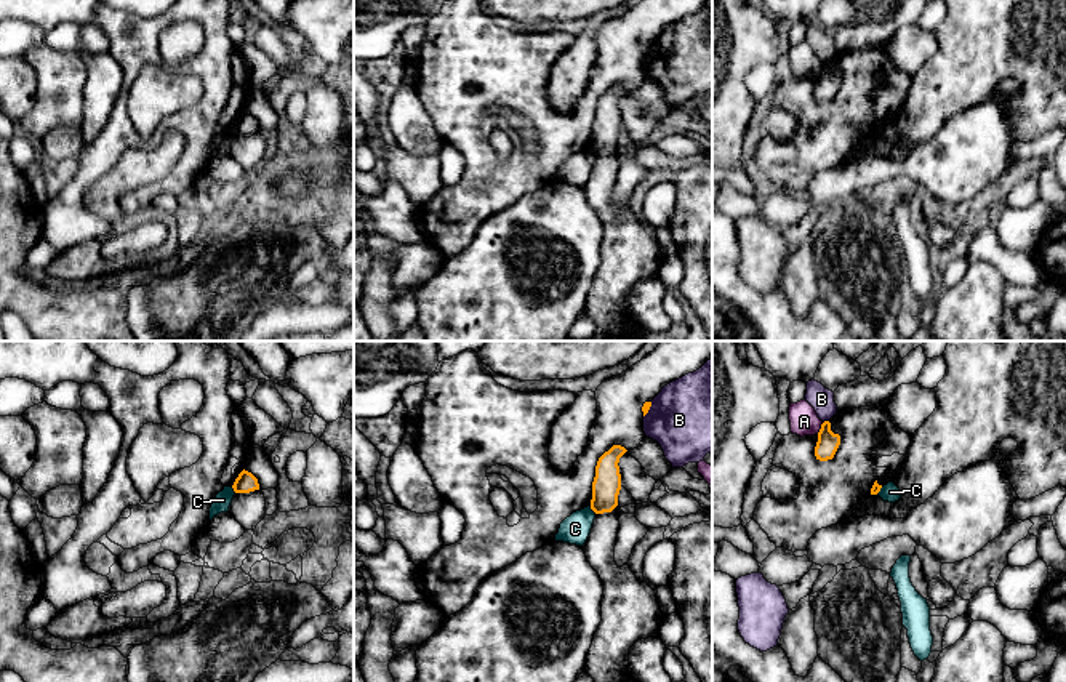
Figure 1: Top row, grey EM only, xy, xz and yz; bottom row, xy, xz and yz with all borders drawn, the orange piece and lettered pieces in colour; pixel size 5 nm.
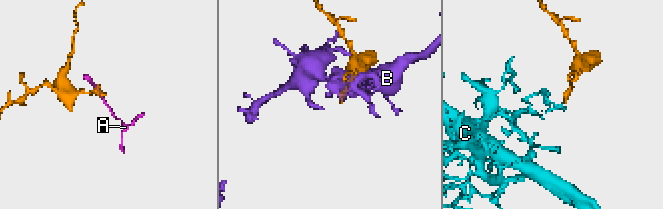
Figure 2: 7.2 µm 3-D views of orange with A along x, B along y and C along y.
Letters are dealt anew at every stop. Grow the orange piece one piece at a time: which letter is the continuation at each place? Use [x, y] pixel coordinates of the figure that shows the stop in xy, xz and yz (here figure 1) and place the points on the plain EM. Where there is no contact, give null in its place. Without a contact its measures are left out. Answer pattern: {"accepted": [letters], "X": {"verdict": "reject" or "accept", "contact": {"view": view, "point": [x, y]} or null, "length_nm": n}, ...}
{"accepted": [], "A": {"verdict": "reject", "contact": {"view": "yz", "point": [821, 69]}, "length_nm": 70}, "B": {"verdict": "reject", "contact": {"view": "yz", "point": [825, 63]}, "length_nm": 40}, "C": {"verdict": "reject", "contact": {"view": "xz", "point": [593, 151]}, "length_nm": 50}}

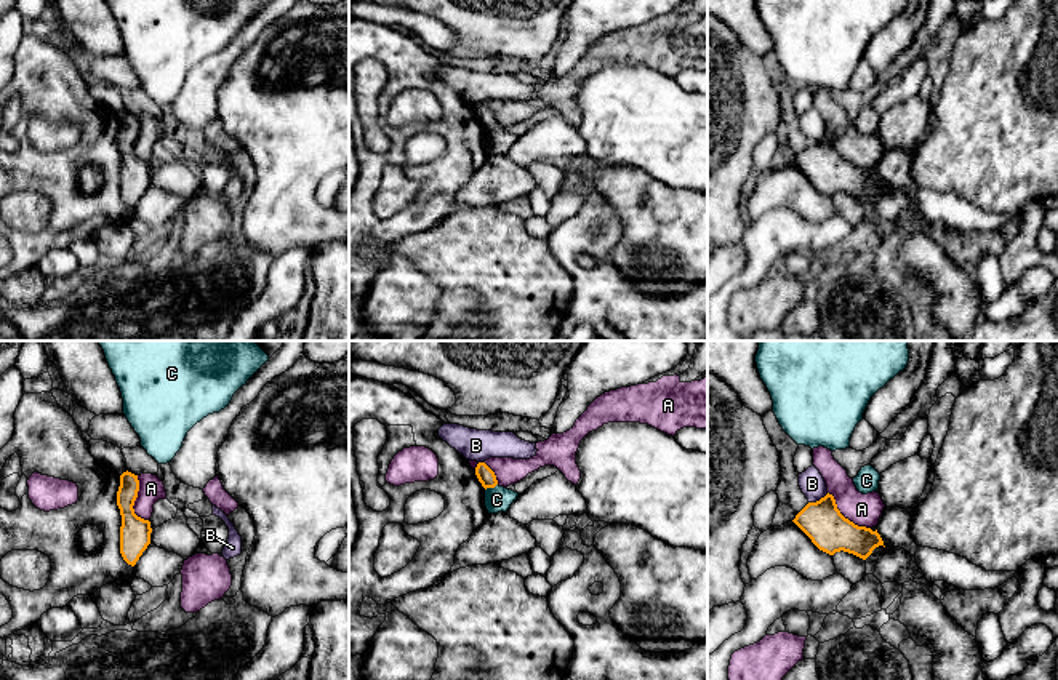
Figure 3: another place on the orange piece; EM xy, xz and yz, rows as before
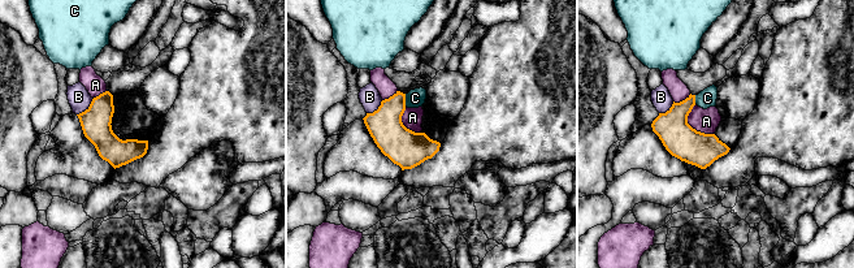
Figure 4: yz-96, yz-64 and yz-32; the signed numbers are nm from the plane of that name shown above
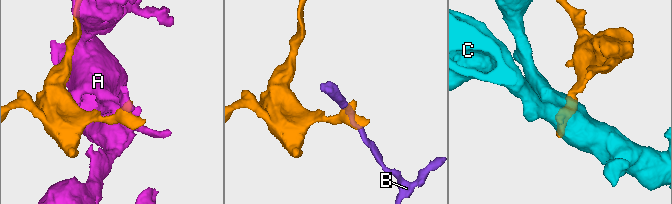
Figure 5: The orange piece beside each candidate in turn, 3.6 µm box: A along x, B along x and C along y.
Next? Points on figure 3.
{"accepted": [], "A": {"verdict": "reject", "contact": {"view": "yz", "point": [844, 159]}, "length_nm": 280}, "B": {"verdict": "reject", "contact": {"view": "yz", "point": [820, 141]}, "length_nm": 120}, "C": {"verdict": "reject", "contact": {"view": "xz", "point": [490, 128]}, "length_nm": 70}}

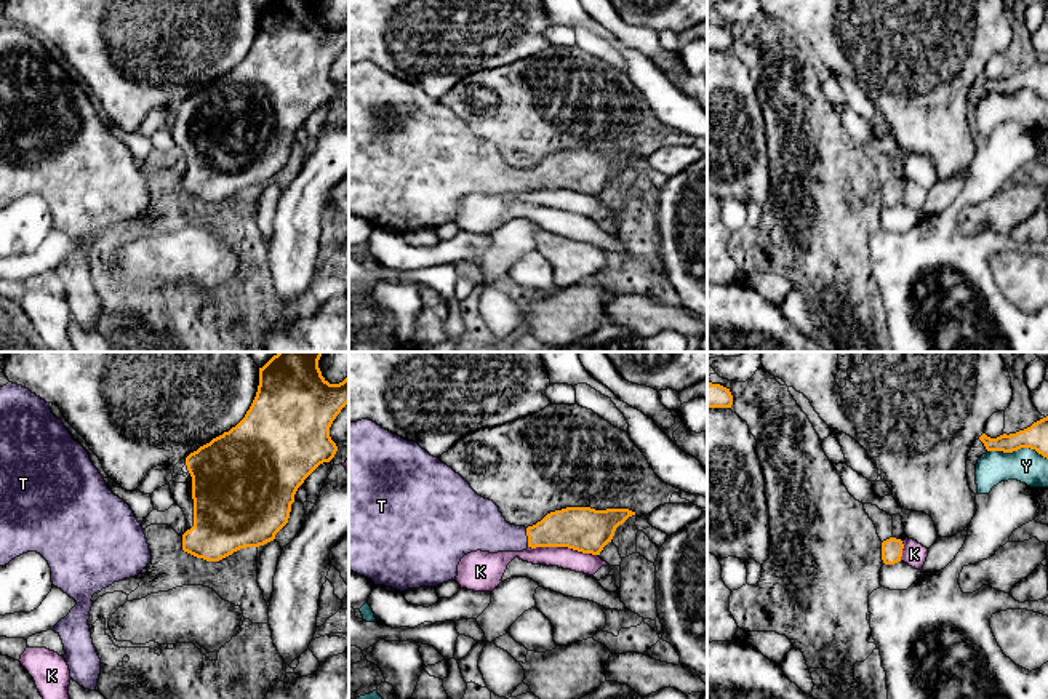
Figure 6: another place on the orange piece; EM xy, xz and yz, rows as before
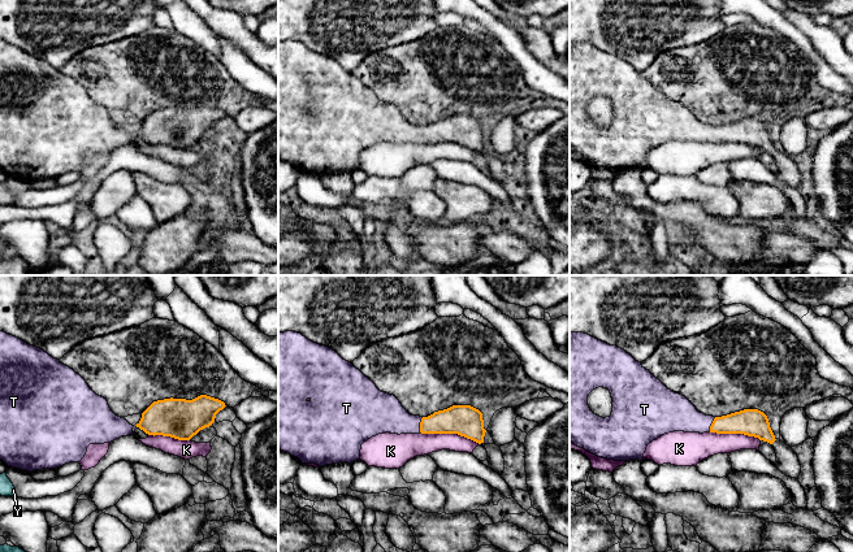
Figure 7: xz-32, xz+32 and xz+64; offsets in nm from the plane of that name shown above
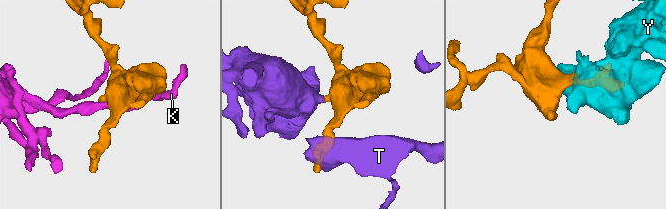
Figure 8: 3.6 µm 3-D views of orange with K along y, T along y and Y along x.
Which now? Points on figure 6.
{"accepted": ["T"], "K": {"verdict": "reject", "contact": {"view": "xz", "point": [564, 187]}, "length_nm": 360}, "T": {"verdict": "accept", "contact": {"view": "xz", "point": [528, 179]}, "length_nm": 100}, "Y": {"verdict": "reject", "contact": {"view": "yz", "point": [1018, 90]}, "length_nm": 300}}

